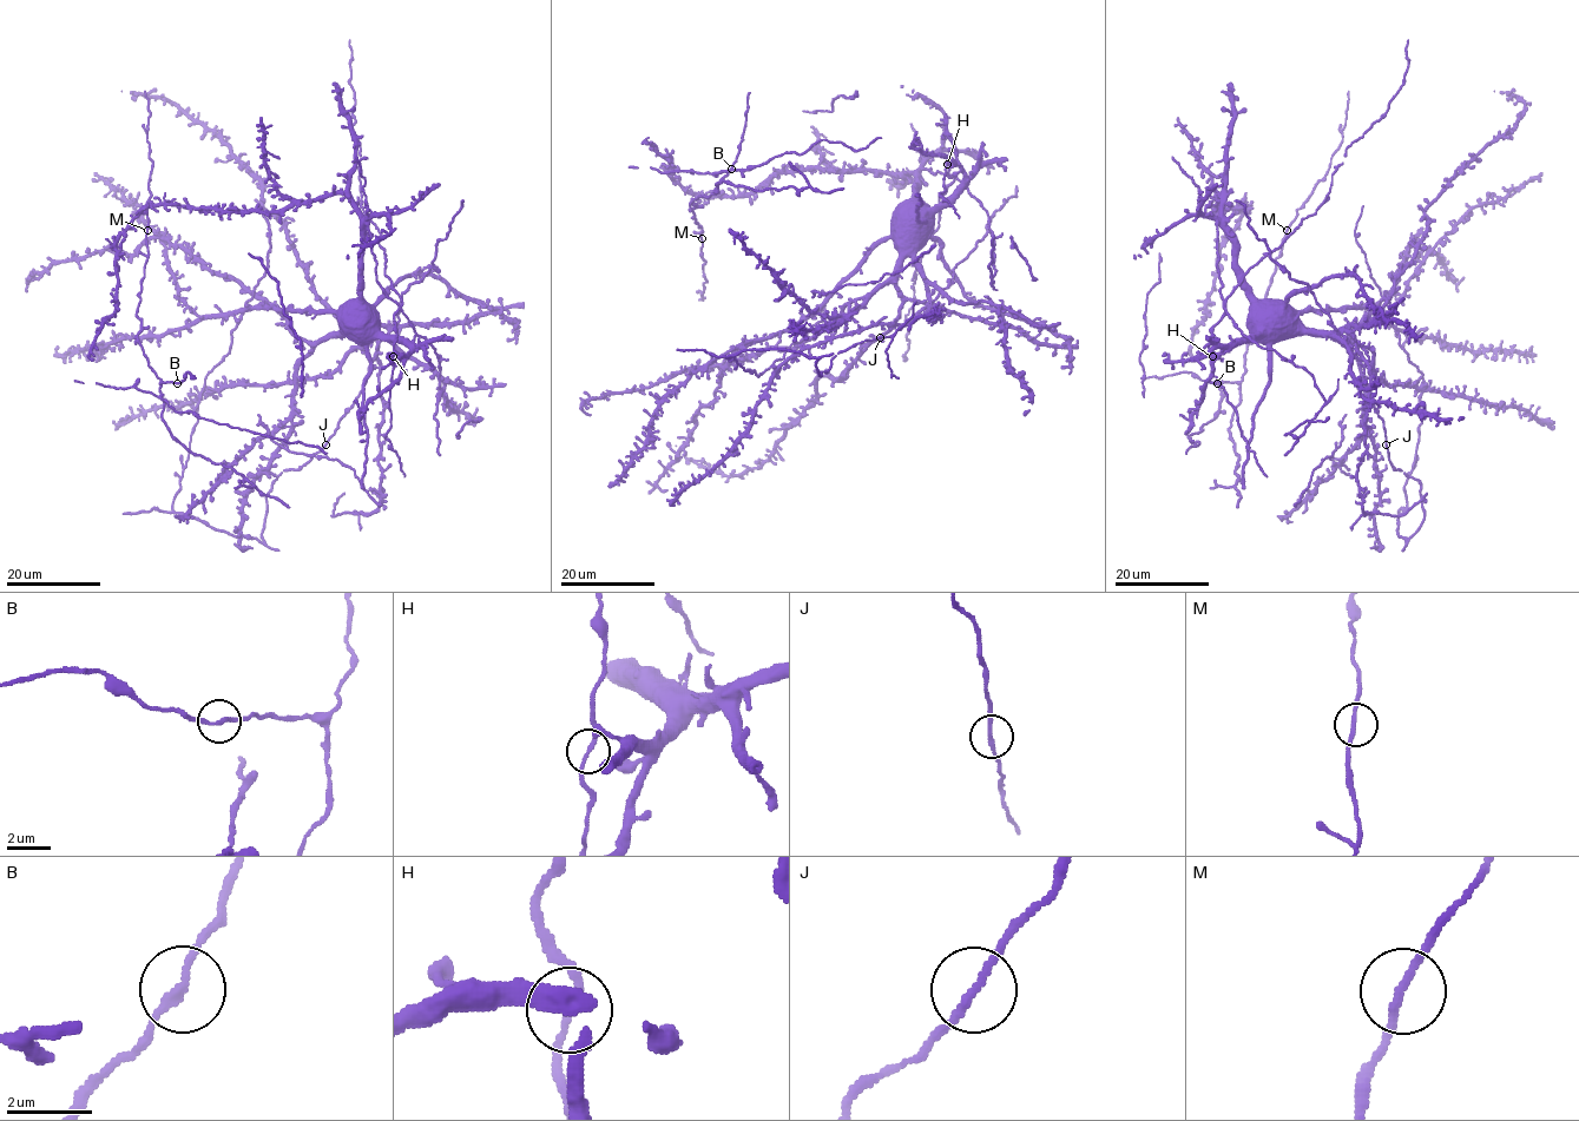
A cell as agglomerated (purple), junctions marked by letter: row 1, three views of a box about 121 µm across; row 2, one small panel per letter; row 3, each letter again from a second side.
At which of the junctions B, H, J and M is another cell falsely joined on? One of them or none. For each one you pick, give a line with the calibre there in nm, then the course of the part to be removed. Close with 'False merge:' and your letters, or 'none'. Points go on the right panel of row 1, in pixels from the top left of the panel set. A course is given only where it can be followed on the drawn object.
False merge: none

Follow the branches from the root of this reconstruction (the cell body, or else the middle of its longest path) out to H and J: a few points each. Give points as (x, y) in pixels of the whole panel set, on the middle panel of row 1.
H: (913, 212), (915, 175), (929, 167), (933, 173), (939, 171), (952, 176), (948, 175), (947, 159), (946, 163)
J: (913, 212), (913, 255), (931, 307), (893, 335), (880, 337)

